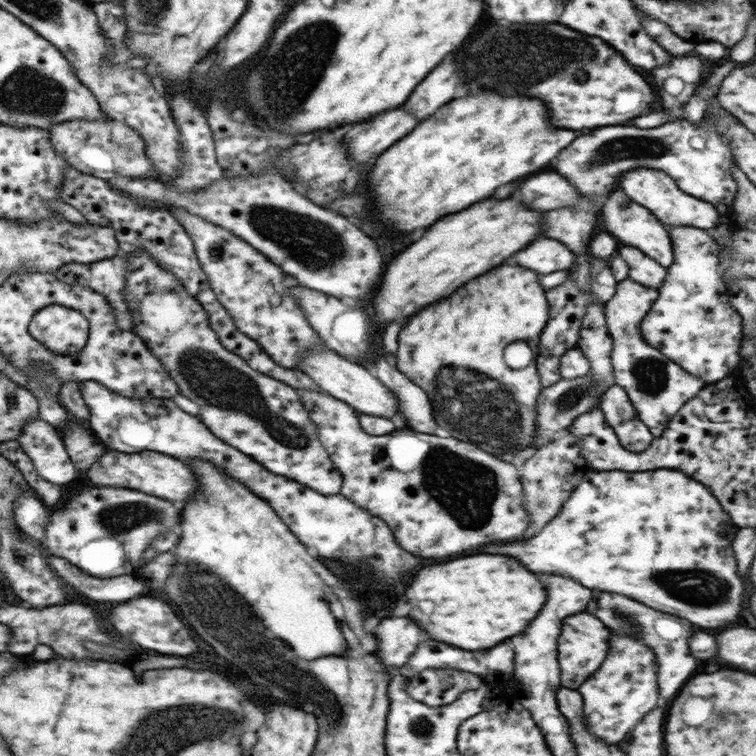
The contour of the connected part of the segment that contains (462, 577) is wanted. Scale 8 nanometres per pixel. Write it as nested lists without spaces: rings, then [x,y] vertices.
[[[478,554],[454,562],[426,566],[418,572],[416,584],[406,590],[412,606],[416,596],[418,610],[410,612],[414,620],[434,638],[462,650],[492,648],[506,638],[524,634],[528,624],[546,604],[546,588],[516,558]]]

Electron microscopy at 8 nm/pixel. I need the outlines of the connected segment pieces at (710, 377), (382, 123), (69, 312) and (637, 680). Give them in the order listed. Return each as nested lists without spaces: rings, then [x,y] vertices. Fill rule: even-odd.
[[[666,226],[671,238],[674,264],[666,268],[666,278],[659,288],[658,298],[640,321],[642,338],[664,356],[678,363],[690,374],[704,379],[707,384],[718,382],[740,368],[740,344],[742,318],[730,304],[730,289],[720,276],[721,247],[715,242],[711,231],[692,226]]]
[[[402,105],[354,124],[345,136],[350,159],[354,159],[360,166],[367,167],[372,154],[384,153],[384,150],[414,130],[416,124],[418,118],[407,112]]]
[[[52,304],[33,317],[29,333],[61,358],[86,346],[89,322],[86,315],[78,310]]]
[[[610,636],[610,650],[600,670],[591,674],[578,688],[587,716],[587,730],[604,739],[606,743],[618,744],[638,725],[638,722],[656,708],[658,702],[658,666],[656,654],[650,646],[628,636]]]

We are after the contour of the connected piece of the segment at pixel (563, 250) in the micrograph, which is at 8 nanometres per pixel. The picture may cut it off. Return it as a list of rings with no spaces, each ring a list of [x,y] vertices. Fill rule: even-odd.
[[[542,238],[532,242],[526,250],[520,250],[506,264],[520,264],[538,274],[550,274],[556,271],[570,271],[574,265],[574,254],[562,242]]]

